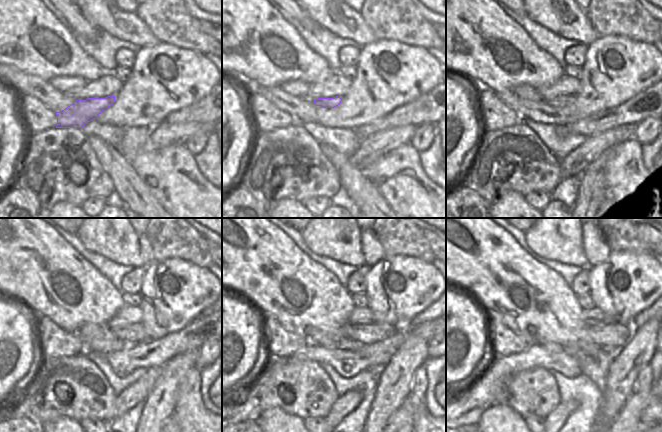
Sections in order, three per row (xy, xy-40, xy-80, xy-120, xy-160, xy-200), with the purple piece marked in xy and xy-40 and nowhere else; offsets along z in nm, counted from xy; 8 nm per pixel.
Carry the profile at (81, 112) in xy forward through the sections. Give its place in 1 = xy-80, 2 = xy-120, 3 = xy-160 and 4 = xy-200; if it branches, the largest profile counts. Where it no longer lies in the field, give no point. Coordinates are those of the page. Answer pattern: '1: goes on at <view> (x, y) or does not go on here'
1: goes on at xy-80 (556, 102)
2: goes on at xy-120 (134, 332)
3: goes on at xy-160 (366, 333)
4: goes on at xy-200 (616, 335)

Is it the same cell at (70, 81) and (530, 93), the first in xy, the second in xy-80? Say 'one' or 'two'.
one

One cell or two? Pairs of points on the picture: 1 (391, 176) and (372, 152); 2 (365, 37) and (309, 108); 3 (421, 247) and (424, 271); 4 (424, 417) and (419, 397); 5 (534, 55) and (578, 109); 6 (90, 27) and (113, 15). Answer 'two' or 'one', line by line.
1: two
2: two
3: two
4: one
5: two
6: two

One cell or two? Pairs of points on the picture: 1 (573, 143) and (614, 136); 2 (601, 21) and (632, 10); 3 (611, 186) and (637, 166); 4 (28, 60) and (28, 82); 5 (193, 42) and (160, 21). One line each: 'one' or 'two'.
1: two
2: one
3: one
4: two
5: one

